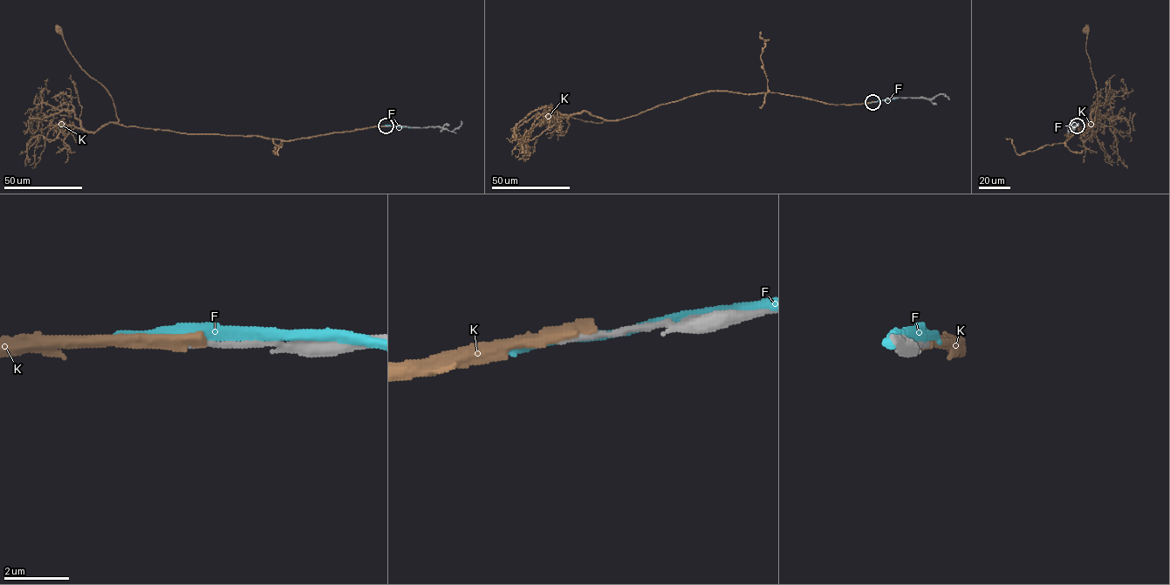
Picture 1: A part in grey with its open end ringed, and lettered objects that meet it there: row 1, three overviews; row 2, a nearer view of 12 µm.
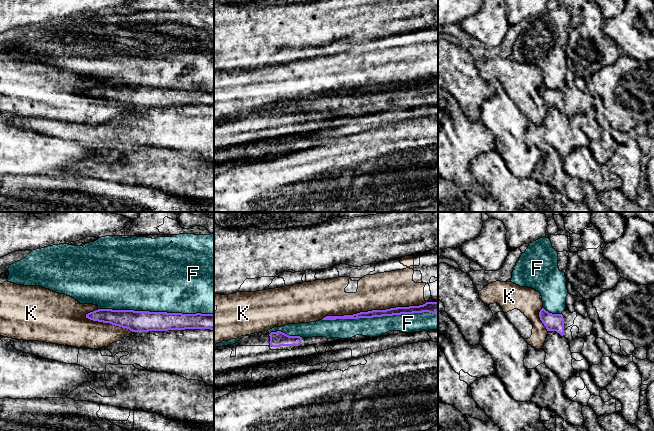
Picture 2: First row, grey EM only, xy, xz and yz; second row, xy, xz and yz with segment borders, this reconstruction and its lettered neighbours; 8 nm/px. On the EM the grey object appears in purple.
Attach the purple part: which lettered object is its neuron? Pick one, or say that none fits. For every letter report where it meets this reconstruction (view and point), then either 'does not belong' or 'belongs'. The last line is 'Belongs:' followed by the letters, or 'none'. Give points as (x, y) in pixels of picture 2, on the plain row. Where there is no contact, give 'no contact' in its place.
F: meets purple in xy at (156, 88); does not belong
K: meets purple in xz at (373, 86); does not belong
Belongs: none

